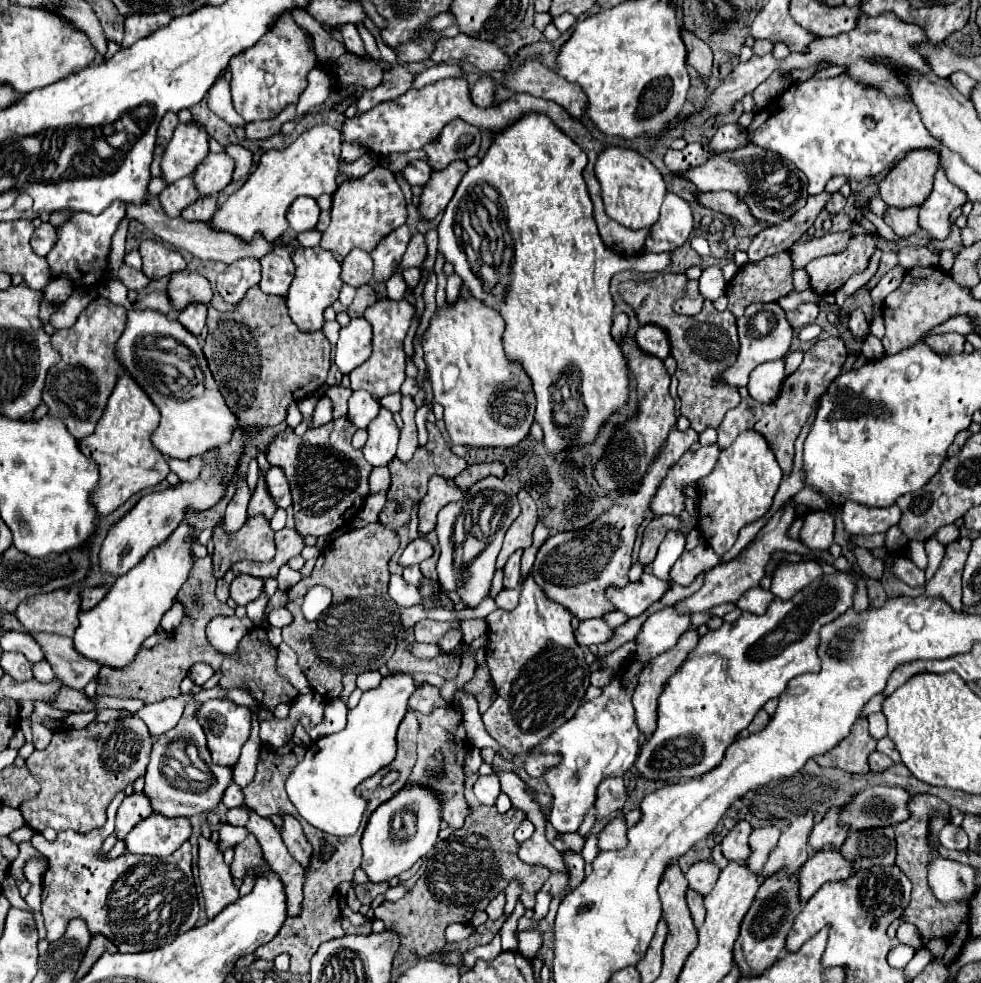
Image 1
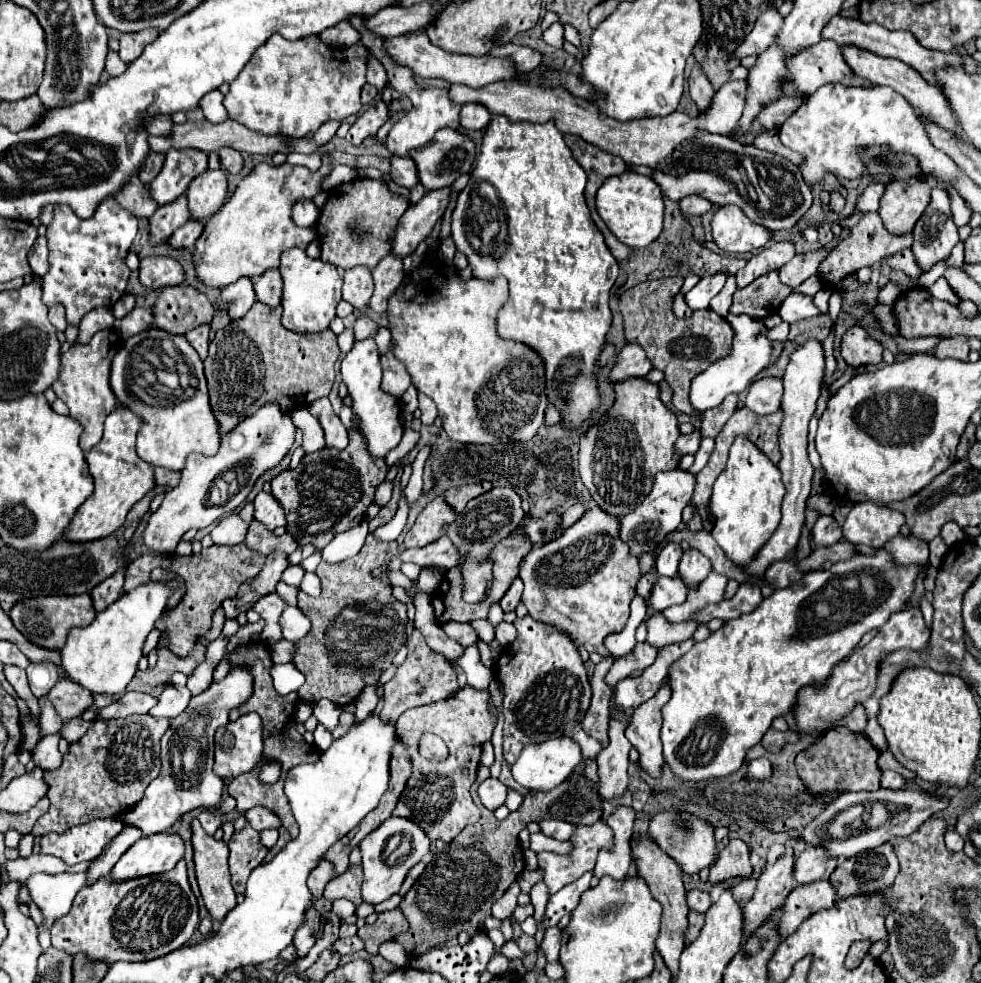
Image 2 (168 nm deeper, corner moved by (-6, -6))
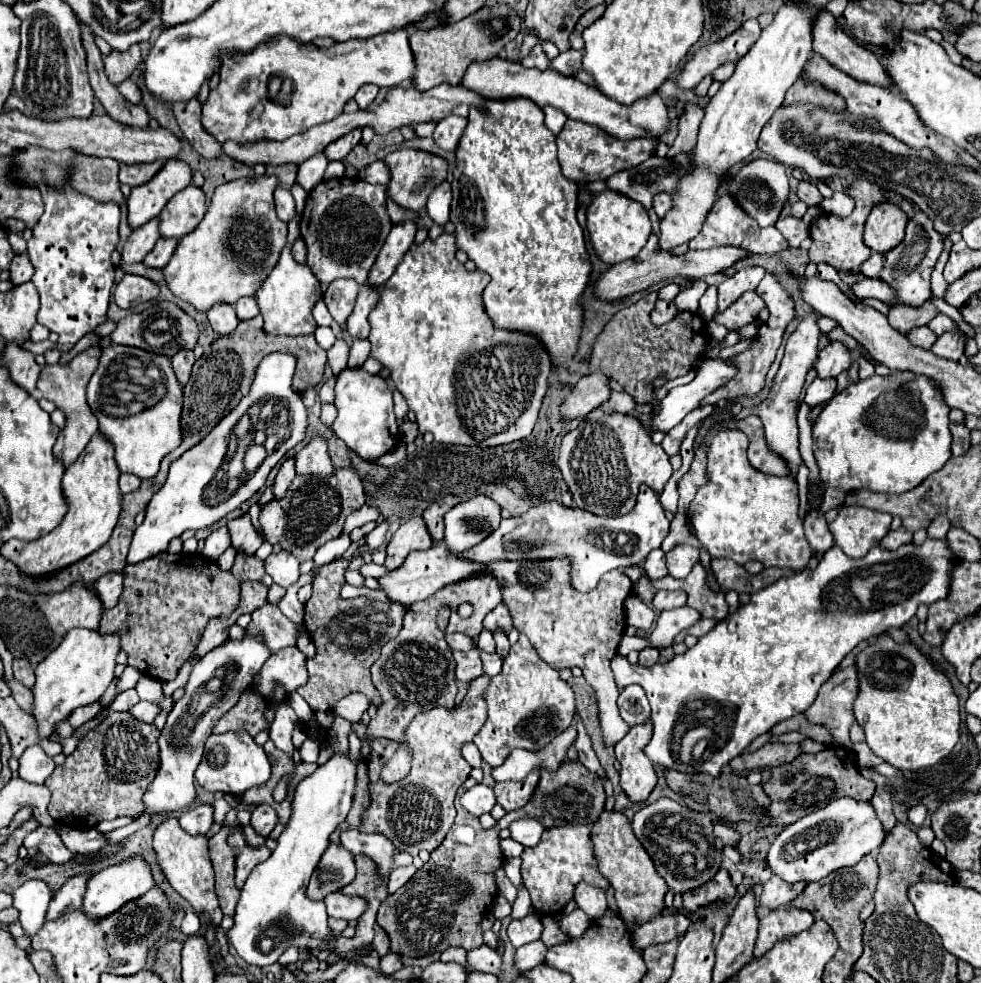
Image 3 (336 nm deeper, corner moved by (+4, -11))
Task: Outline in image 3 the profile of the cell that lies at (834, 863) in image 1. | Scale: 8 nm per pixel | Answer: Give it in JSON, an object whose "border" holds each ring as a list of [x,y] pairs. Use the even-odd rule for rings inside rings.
{"border":[[[781,907],[769,911],[759,925],[759,937],[755,943],[755,957],[761,957],[765,951],[769,951],[779,939],[787,935],[795,935],[807,927],[813,925],[813,915],[805,909],[797,907]]]}

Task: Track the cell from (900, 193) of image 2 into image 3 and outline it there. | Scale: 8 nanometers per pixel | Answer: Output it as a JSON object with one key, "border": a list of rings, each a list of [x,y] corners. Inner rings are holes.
{"border":[[[879,203],[867,217],[863,239],[867,247],[879,253],[887,253],[903,241],[907,227],[907,213],[893,203]]]}

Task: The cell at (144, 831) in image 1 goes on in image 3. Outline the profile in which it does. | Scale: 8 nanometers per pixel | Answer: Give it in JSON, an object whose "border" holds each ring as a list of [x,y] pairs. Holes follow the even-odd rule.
{"border":[[[133,855],[117,865],[105,867],[103,871],[95,873],[89,883],[87,883],[87,893],[83,899],[83,911],[87,911],[87,915],[101,919],[103,915],[109,915],[111,911],[117,911],[121,907],[121,903],[127,903],[131,899],[137,899],[137,895],[147,893],[151,887],[155,885],[153,881],[153,873],[151,873],[151,865],[147,863],[147,859],[143,855]]]}

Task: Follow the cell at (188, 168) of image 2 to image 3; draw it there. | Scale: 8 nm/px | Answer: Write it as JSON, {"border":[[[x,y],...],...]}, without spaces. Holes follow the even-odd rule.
{"border":[[[179,159],[165,161],[165,165],[151,181],[131,191],[127,199],[129,225],[137,229],[157,217],[167,205],[167,201],[187,185],[191,185],[191,167]]]}

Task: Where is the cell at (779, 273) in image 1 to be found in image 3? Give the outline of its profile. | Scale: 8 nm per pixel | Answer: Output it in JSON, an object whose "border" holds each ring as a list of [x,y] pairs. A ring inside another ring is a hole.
{"border":[[[747,291],[735,303],[731,303],[723,313],[717,313],[715,321],[719,325],[725,325],[727,329],[739,329],[747,323],[755,323],[763,307],[765,307],[763,299],[757,295],[757,291]]]}

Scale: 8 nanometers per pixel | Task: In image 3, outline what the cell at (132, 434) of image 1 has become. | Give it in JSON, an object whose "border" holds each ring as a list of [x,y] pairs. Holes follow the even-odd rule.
{"border":[[[95,433],[89,445],[79,455],[79,459],[65,471],[63,491],[69,501],[69,511],[63,517],[63,521],[51,533],[35,541],[27,543],[27,541],[11,539],[3,543],[1,545],[3,555],[11,559],[13,563],[17,563],[19,569],[27,575],[47,575],[103,547],[109,541],[123,507],[119,477],[121,477],[121,471],[115,463],[115,445],[109,439],[105,439],[101,433]]]}

